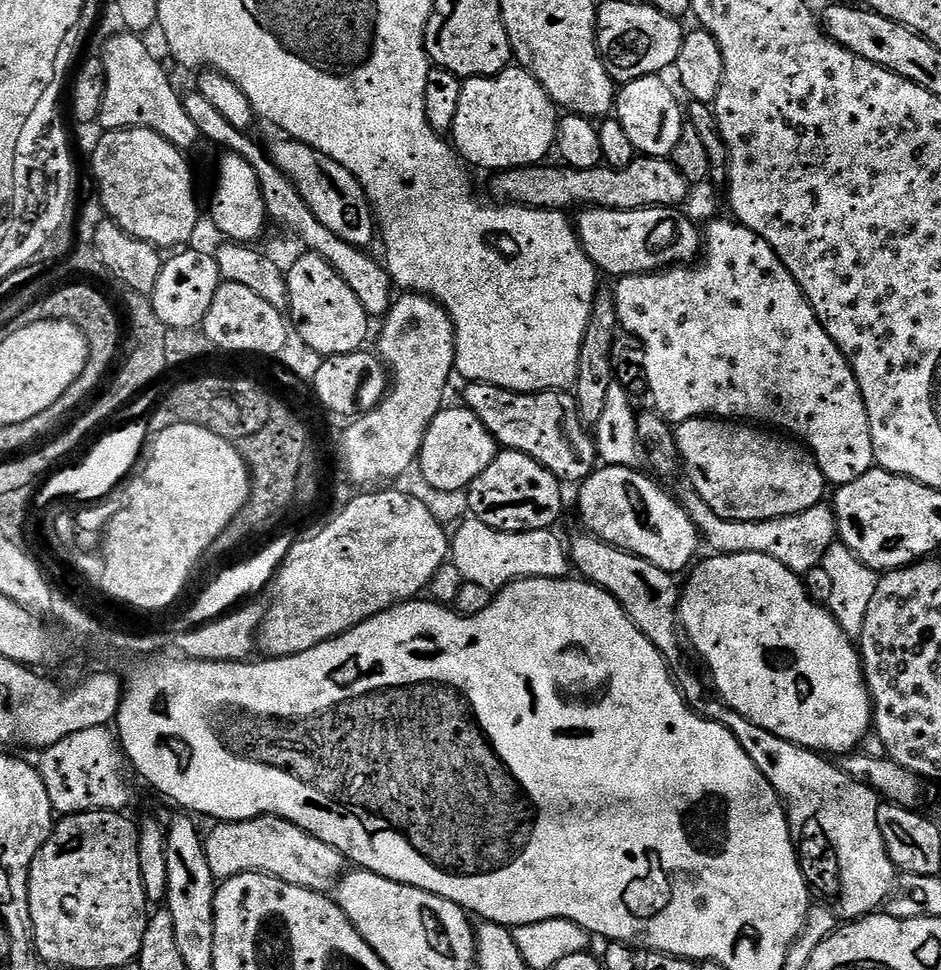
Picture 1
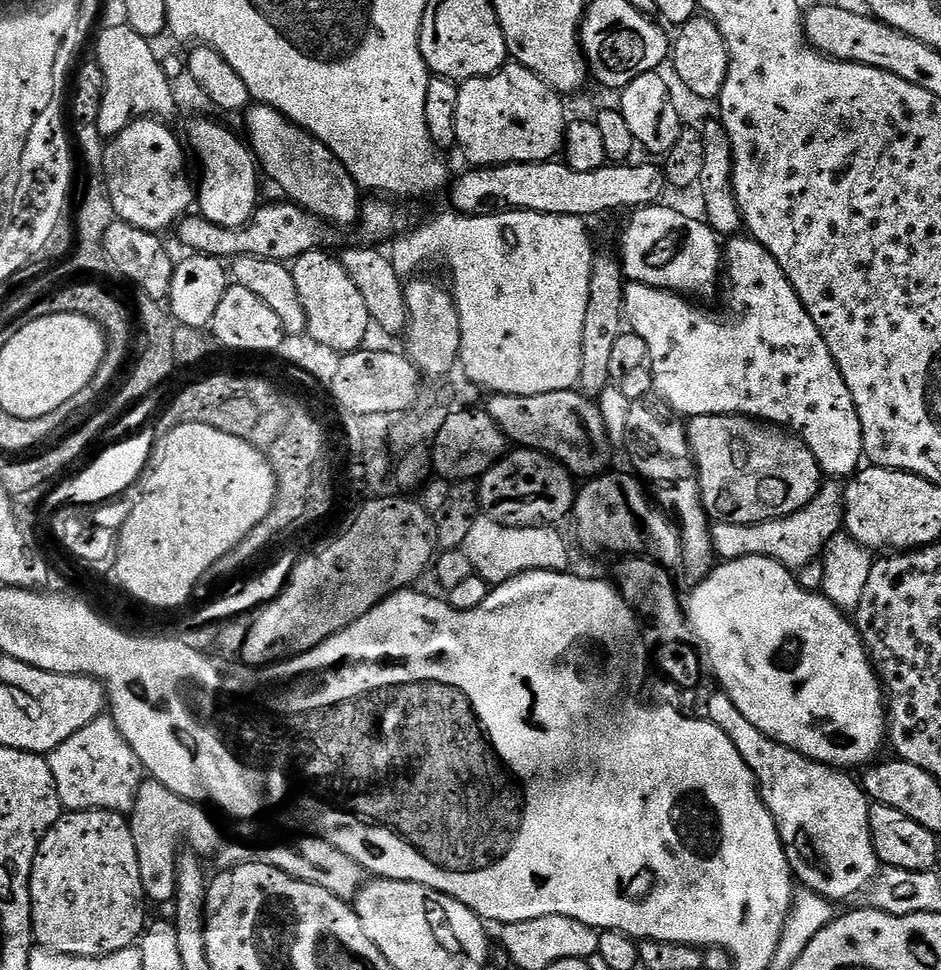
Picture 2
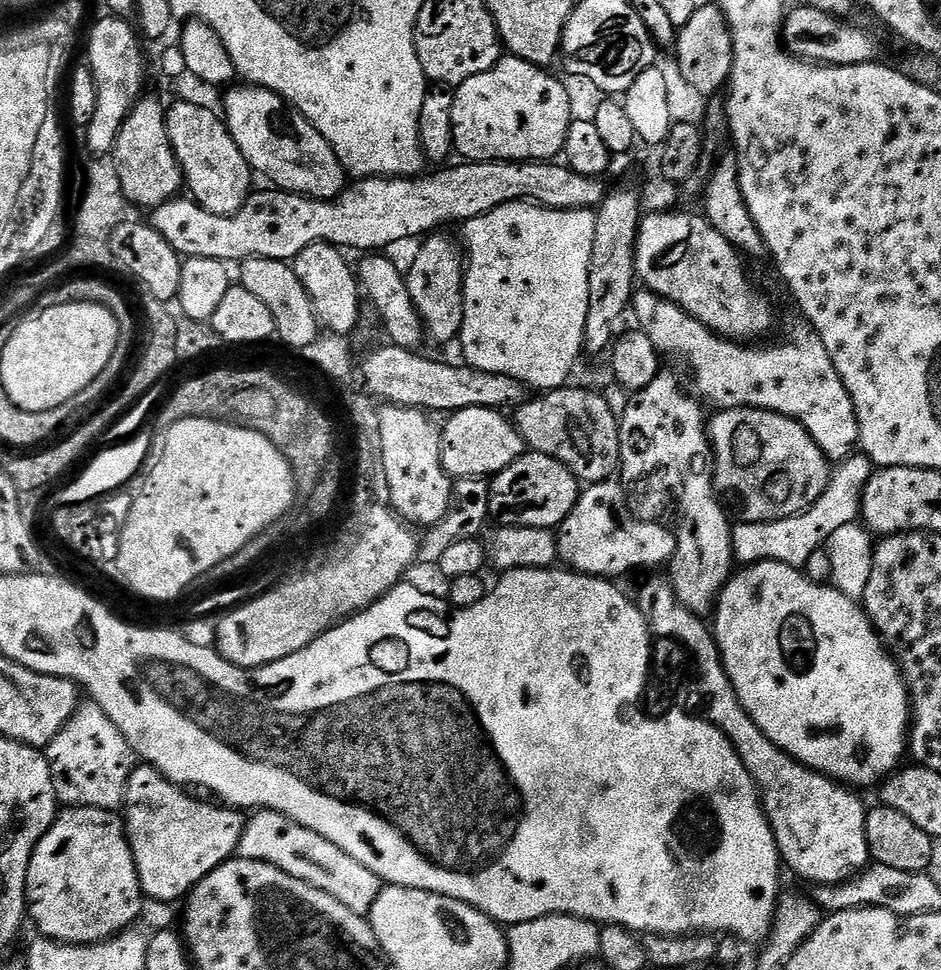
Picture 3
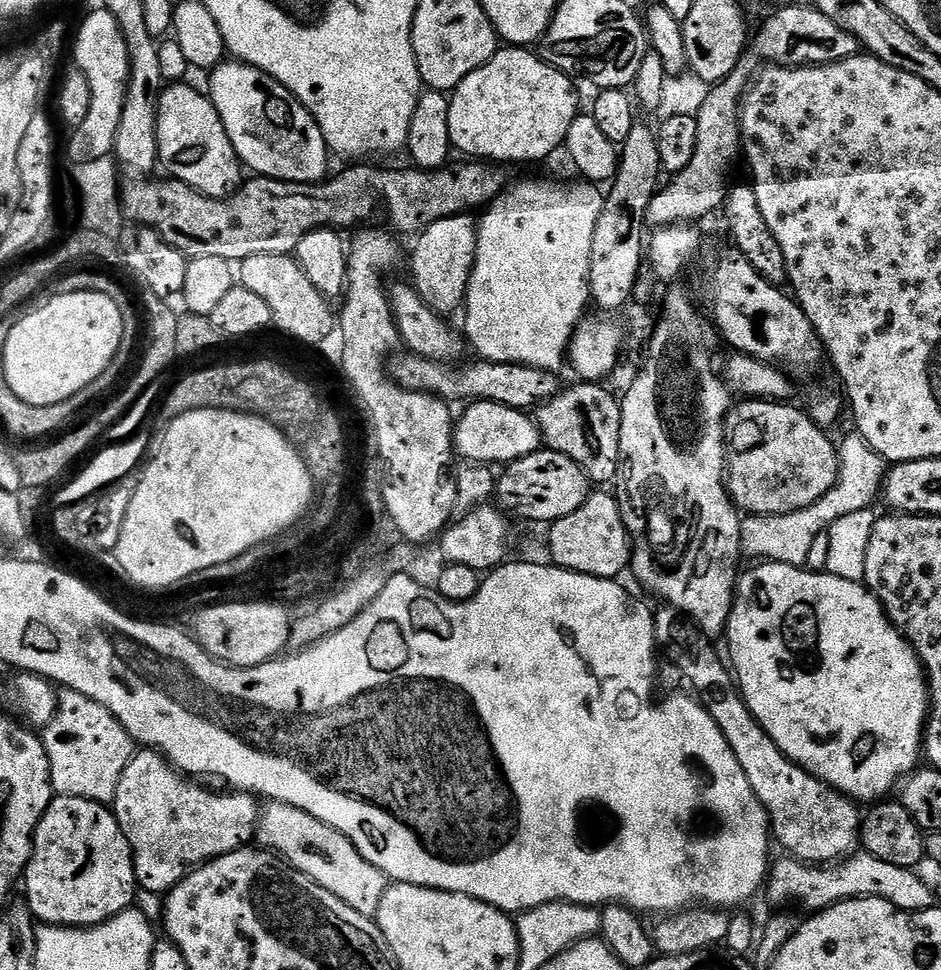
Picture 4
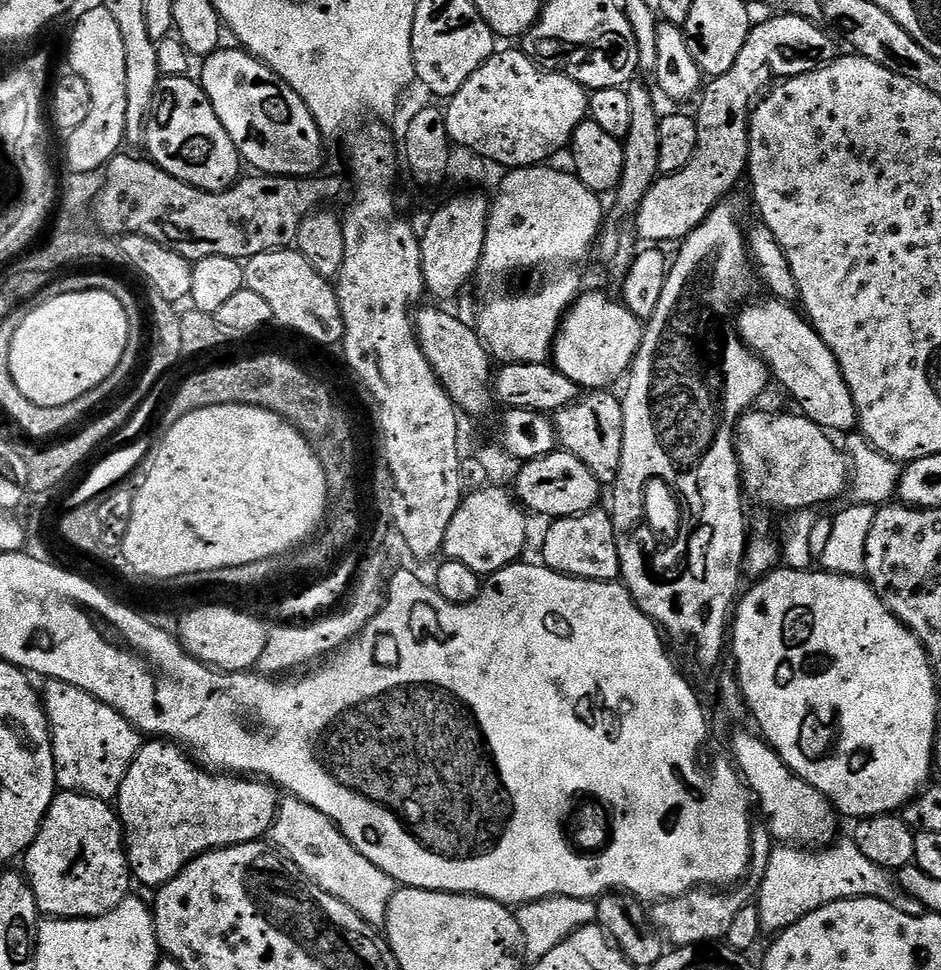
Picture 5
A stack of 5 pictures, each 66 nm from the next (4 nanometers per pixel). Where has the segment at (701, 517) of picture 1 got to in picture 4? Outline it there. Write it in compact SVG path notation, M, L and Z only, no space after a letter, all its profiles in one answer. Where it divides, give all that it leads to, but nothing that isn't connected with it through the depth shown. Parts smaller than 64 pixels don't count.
M855 430L849 432L849 436L844 441L839 441L838 444L838 455L840 457L838 478L834 482L834 486L830 486L830 490L826 490L826 494L822 494L822 498L818 498L818 502L814 502L802 510L794 510L790 514L778 514L777 516L745 515L741 519L740 551L747 559L749 556L752 562L789 564L795 568L802 568L806 562L806 557L810 554L810 545L814 543L814 538L818 538L818 534L827 532L834 526L834 522L838 522L838 518L846 518L846 514L854 514L858 510L866 510L875 505L874 502L878 500L884 486L886 462L860 437L859 432Z

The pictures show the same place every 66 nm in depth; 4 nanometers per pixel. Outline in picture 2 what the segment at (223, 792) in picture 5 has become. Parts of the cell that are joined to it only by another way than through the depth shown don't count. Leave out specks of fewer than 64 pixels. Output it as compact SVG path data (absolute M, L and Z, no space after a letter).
M148 778L141 784L130 813L130 823L134 850L138 850L138 870L144 894L151 903L152 900L156 904L173 903L176 895L176 857L185 845L201 858L208 858L211 852L212 855L219 853L222 847L220 828L212 821L211 814L207 807L166 790L166 786L157 780Z

